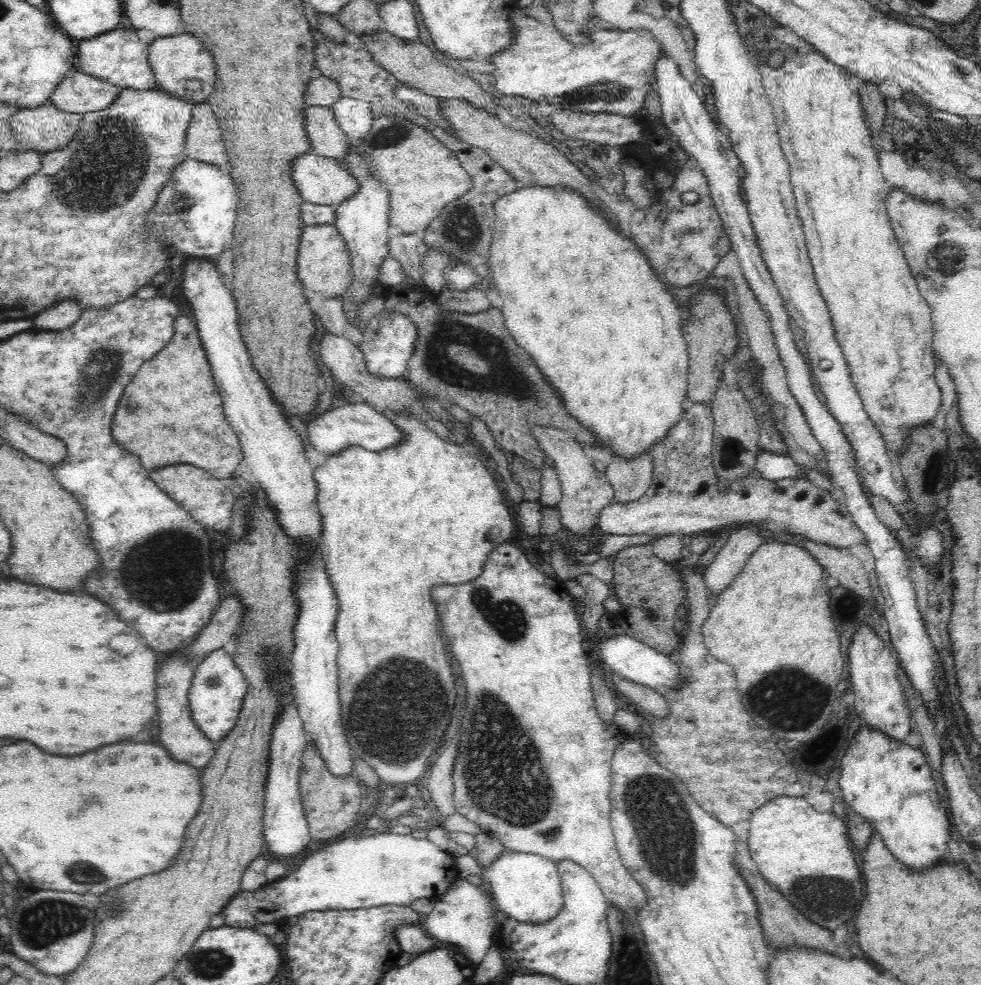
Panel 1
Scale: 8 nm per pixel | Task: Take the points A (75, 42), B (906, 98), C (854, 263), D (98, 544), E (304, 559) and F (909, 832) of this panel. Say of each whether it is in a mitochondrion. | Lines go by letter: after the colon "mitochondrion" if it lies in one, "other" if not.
A: other
B: other
C: other
D: other
E: other
F: other

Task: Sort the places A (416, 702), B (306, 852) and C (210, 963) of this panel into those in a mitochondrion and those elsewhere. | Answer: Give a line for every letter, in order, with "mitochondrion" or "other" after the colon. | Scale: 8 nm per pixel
A: mitochondrion
B: other
C: mitochondrion

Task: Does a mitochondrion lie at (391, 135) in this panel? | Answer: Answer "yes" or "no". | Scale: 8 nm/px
yes

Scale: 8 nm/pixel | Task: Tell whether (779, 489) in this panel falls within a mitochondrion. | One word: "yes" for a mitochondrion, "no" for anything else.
no

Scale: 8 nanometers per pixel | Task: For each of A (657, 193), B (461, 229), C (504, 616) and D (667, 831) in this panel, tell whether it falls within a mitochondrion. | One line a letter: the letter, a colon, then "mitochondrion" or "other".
A: other
B: mitochondrion
C: mitochondrion
D: mitochondrion

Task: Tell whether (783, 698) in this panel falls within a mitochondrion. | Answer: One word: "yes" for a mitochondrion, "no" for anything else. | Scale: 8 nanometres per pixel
yes

